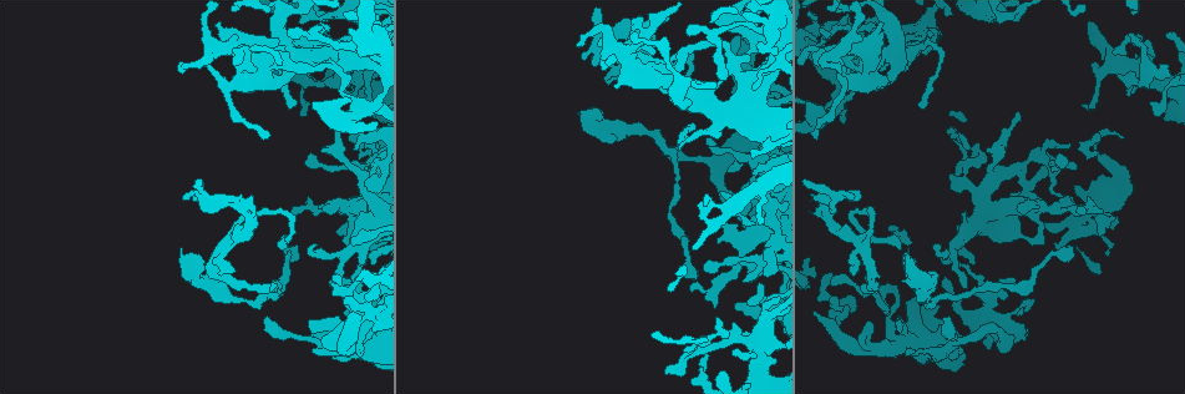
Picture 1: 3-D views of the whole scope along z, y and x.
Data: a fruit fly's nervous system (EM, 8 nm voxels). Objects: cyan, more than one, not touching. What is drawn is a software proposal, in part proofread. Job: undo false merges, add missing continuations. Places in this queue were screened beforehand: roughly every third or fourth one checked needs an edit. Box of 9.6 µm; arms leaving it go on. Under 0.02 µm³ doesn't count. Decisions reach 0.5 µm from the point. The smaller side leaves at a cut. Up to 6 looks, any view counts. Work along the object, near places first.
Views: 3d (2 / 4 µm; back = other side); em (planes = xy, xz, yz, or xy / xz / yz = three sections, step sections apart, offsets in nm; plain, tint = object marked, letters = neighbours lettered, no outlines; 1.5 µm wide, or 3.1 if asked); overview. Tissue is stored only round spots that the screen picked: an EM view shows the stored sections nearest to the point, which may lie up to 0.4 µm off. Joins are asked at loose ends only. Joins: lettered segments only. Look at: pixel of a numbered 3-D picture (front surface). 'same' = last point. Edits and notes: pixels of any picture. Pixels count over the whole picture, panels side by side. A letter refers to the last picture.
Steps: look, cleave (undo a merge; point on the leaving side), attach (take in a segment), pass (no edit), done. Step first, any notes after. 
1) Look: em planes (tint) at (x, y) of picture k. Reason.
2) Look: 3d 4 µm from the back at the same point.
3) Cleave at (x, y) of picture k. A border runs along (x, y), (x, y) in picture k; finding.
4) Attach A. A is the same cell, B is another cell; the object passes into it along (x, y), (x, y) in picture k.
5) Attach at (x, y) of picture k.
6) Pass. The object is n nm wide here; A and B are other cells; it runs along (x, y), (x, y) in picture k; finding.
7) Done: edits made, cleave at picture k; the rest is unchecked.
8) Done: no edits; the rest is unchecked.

Look: 3d 2 µm from the back at (881, 23) of picture 1. Stops while still wide.

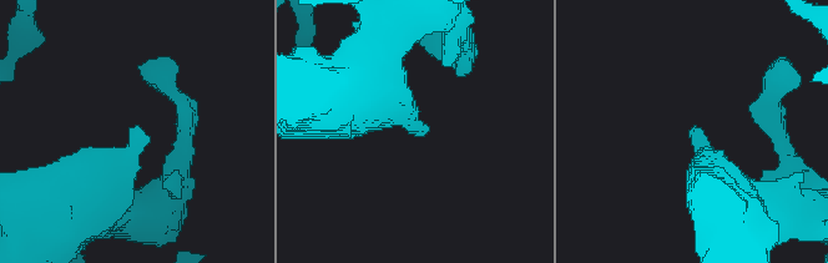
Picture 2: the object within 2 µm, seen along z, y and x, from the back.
Look: em planes (letters) at (694, 125) of picture 2.

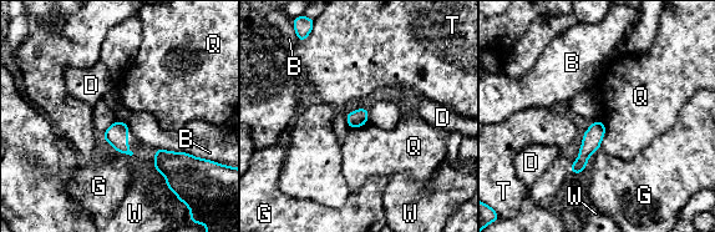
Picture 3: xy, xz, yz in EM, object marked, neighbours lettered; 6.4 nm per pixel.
Pass. B, D, G, Q, T and W are other cells; a border runs along (602, 121), (604, 136), (599, 147) in picture 3; none of them fits.

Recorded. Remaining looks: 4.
Look: 3d 4 µm at (324, 18) of picture 1. Calibre changes.

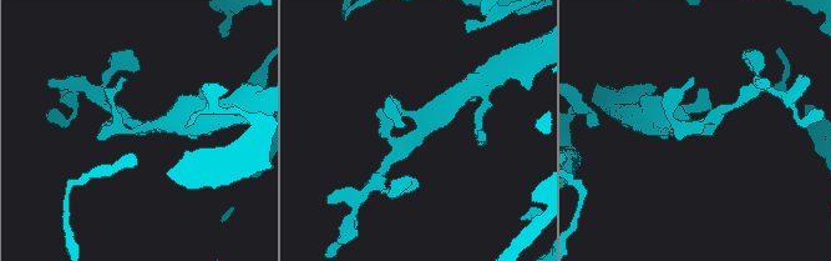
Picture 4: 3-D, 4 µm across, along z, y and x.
Look: em xy step 4 (plain) at (679, 131) of picture 4. Need the tissue.

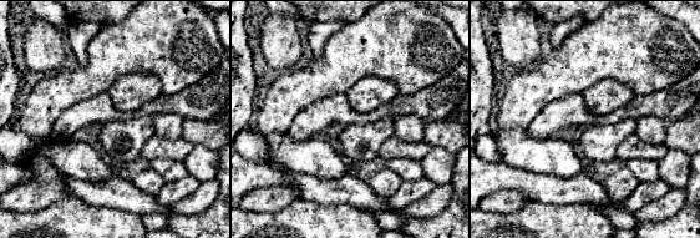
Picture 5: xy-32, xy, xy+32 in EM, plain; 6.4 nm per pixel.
Look: em xy step 4 (letters) at the same point.

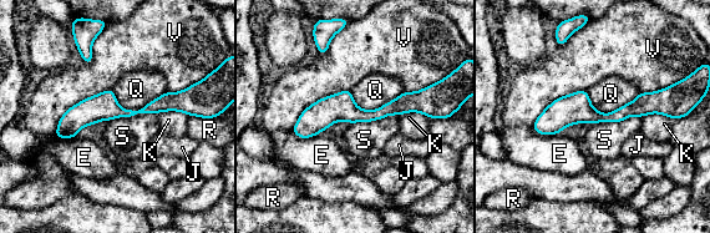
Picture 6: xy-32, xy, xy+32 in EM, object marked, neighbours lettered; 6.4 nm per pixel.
Pass. E, J, K, Q, R, S and V are other cells; it runs along (414, 104), (323, 114), (297, 131) in picture 6; one cell here.

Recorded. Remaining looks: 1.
Done: no edits; the rest is unchecked.

